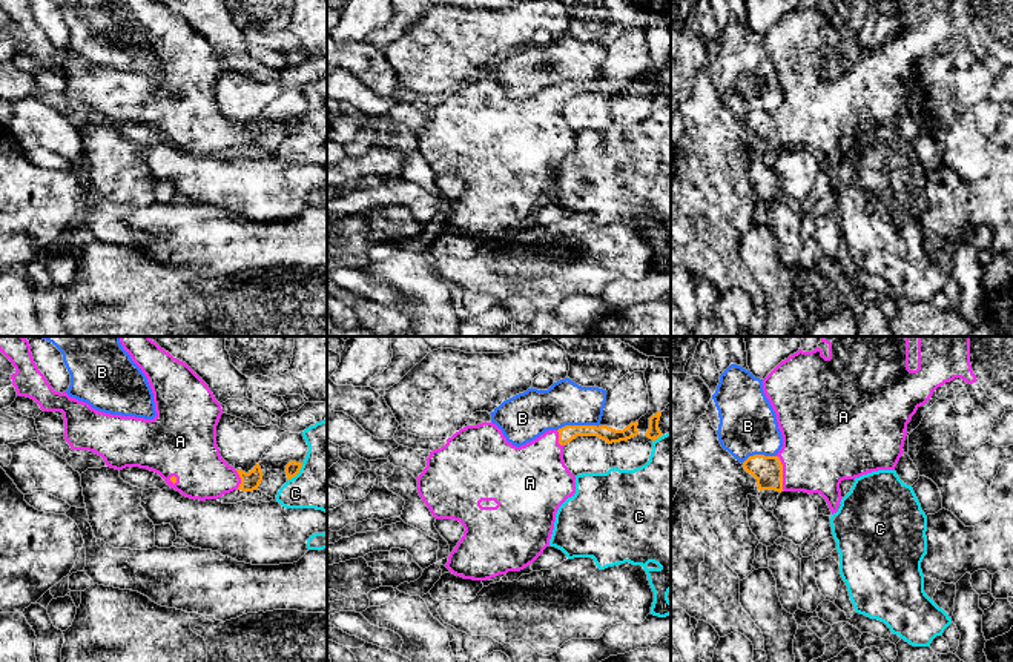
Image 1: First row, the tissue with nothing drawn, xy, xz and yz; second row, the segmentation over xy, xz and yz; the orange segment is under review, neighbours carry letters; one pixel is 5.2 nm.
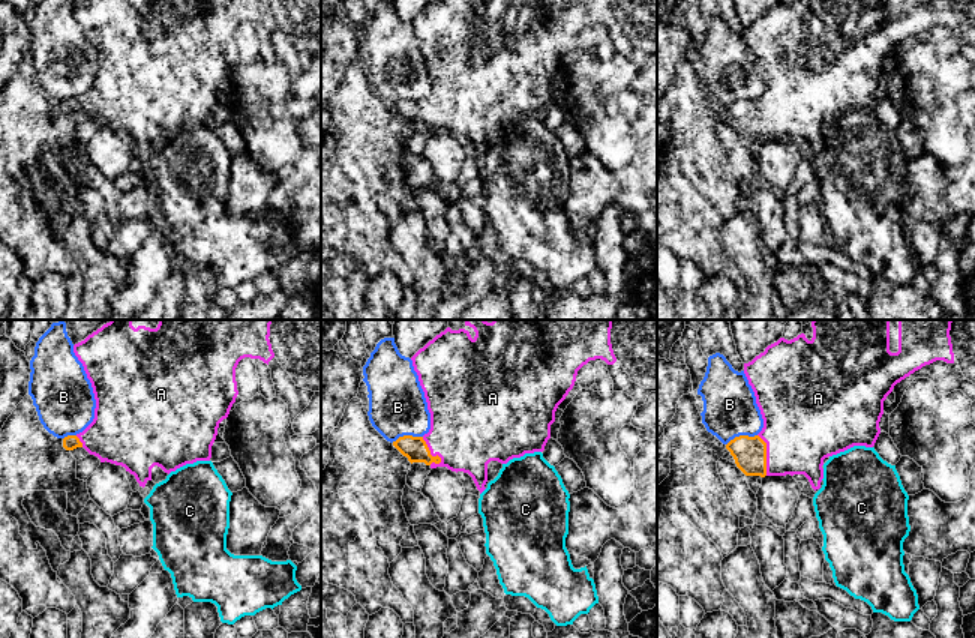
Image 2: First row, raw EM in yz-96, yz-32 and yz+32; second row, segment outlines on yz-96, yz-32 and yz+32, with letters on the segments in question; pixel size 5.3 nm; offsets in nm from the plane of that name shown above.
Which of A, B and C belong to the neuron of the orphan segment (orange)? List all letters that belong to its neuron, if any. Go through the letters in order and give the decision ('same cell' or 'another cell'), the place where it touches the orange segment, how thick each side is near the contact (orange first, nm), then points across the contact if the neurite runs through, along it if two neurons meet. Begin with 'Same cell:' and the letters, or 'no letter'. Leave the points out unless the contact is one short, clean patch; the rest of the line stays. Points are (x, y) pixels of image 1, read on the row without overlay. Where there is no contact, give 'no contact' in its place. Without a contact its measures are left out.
Same cell: A
A: same cell; contact yz (782, 129); calibres 160 and 400 nm
B: another cell; contact xz (577, 82); calibres 90 and 240 nm
C: another cell; contact xy (296, 129); calibres 80 and 300 nm

